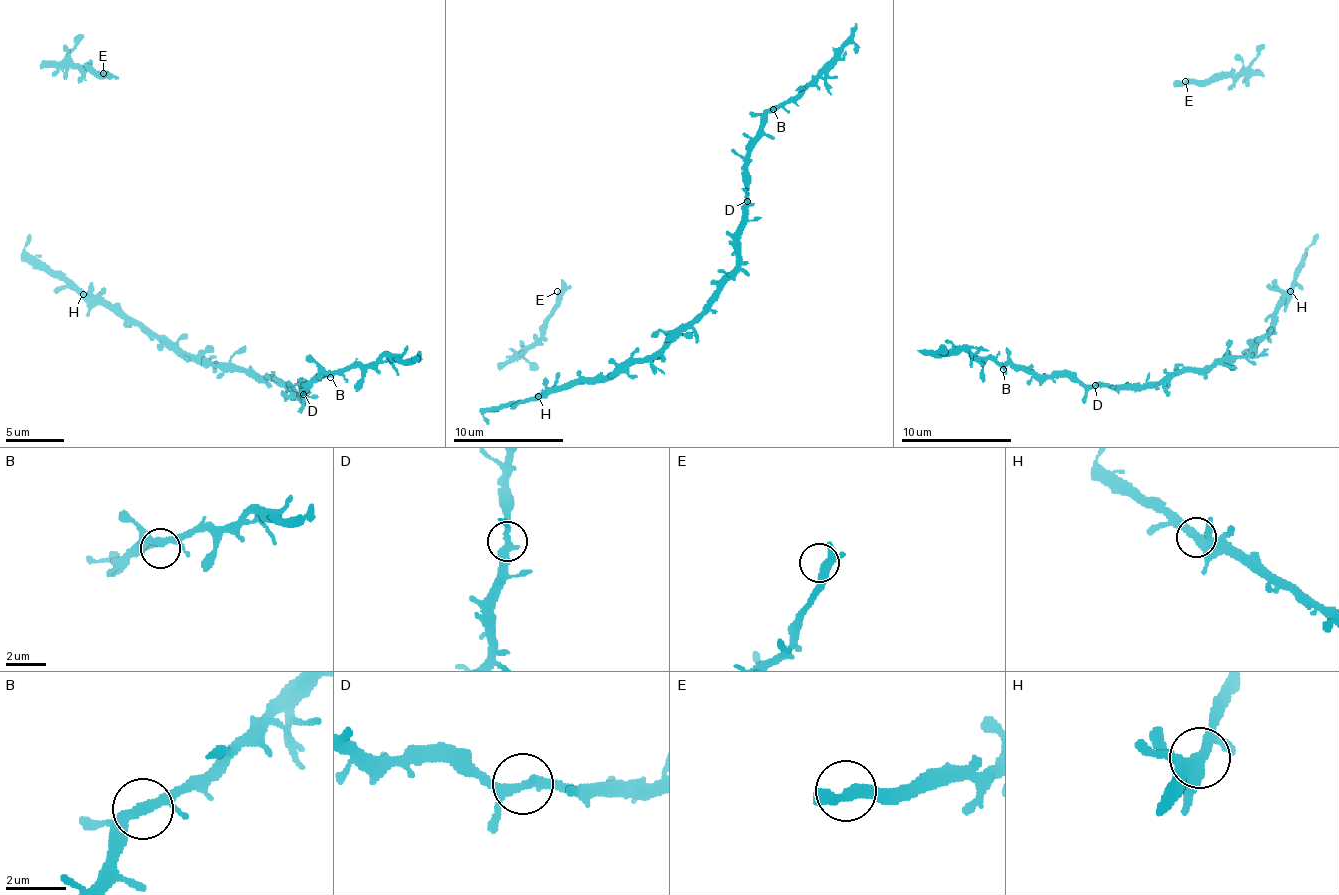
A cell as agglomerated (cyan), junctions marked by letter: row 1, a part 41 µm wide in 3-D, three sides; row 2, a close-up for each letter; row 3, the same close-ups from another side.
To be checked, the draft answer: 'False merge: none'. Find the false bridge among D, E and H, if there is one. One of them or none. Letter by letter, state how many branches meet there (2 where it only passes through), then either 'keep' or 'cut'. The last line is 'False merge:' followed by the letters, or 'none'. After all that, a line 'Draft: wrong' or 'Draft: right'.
D: branches 3; keep
E: branches 3; keep
H: branches 3; keep
False merge: none
Draft: right

